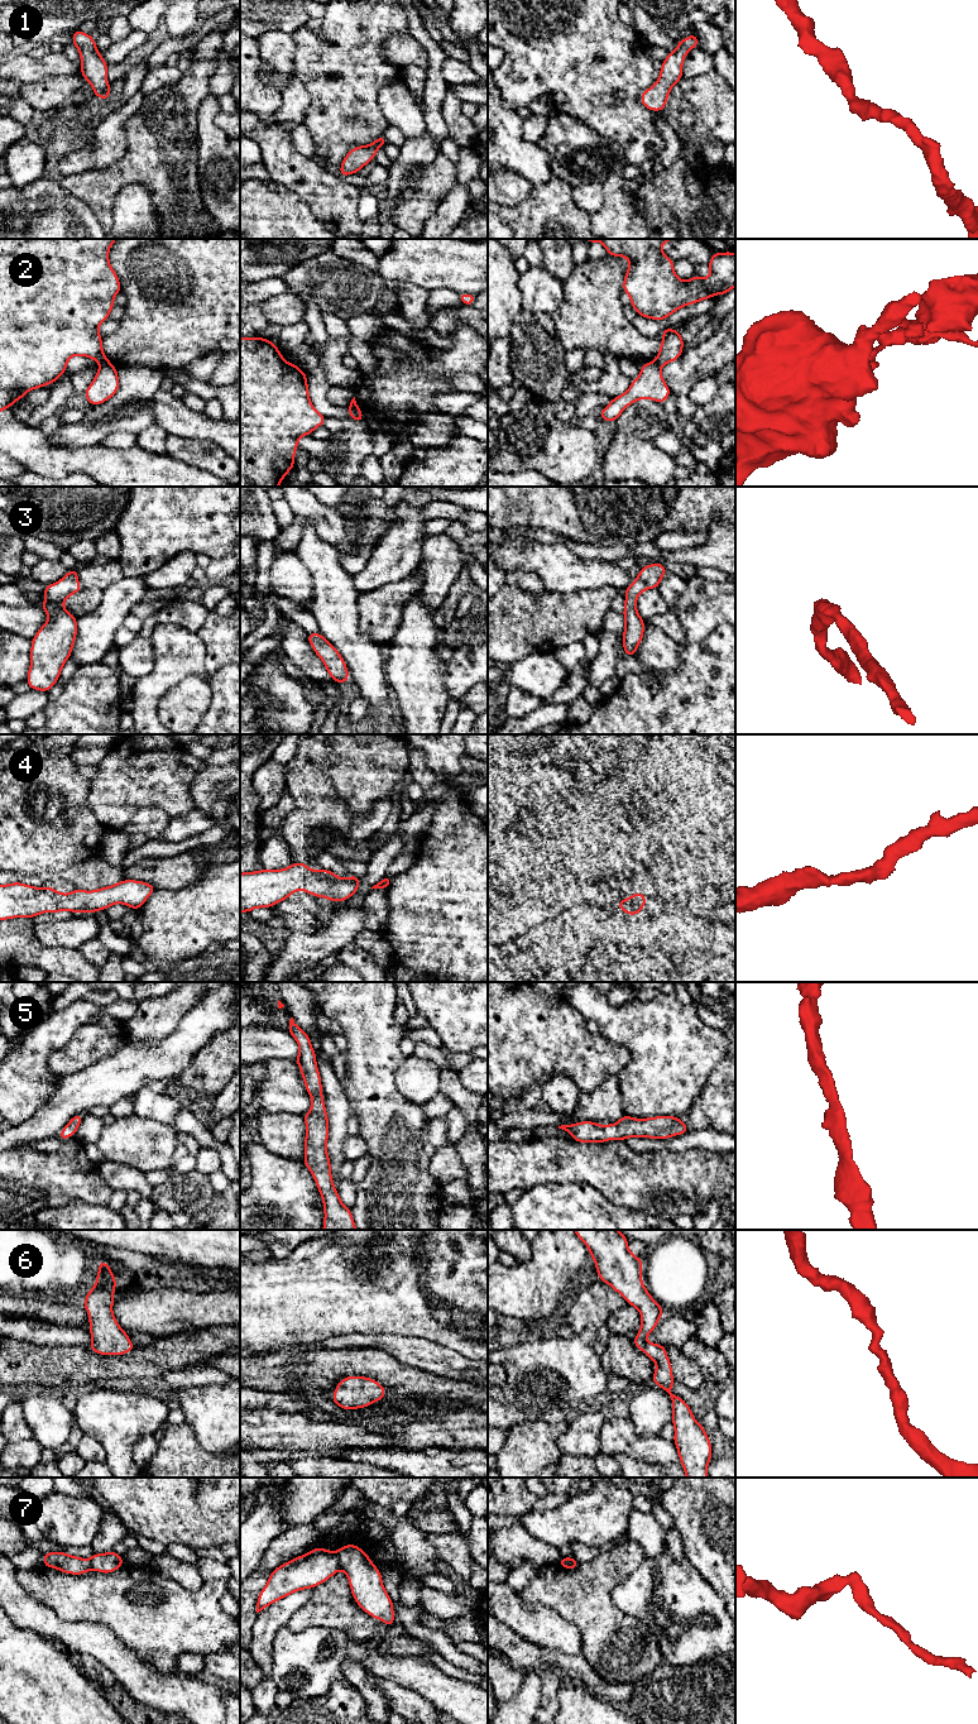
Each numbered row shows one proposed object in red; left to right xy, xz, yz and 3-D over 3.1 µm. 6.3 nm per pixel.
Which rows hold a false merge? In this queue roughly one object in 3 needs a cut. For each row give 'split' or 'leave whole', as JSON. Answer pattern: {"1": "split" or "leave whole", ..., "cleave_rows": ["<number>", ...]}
{"1": "leave whole", "2": "split", "3": "leave whole", "4": "leave whole", "5": "leave whole", "6": "leave whole", "7": "split", "cleave_rows": ["2", "7"]}

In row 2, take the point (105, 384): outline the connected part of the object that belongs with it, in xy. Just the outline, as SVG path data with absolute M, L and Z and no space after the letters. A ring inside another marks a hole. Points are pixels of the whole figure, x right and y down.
M104 363L83 393L91 406L97 406L110 399L119 388L120 382L116 367L111 363Z

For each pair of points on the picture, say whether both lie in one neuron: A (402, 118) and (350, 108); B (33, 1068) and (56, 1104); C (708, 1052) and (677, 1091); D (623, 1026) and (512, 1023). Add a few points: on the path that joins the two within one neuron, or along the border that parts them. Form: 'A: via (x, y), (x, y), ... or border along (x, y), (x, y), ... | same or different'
A: border along (386, 85), (378, 95), (378, 106), (388, 124) | different
B: border along (62, 1078), (54, 1092), (30, 1117) | different
C: via (698, 1062), (677, 1081) | same
D: border along (600, 1033), (610, 1042), (619, 1043), (626, 1048) | different

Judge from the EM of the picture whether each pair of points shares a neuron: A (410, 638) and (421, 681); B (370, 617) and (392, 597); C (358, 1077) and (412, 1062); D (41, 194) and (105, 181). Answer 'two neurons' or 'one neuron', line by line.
A: one neuron
B: one neuron
C: two neurons
D: two neurons

